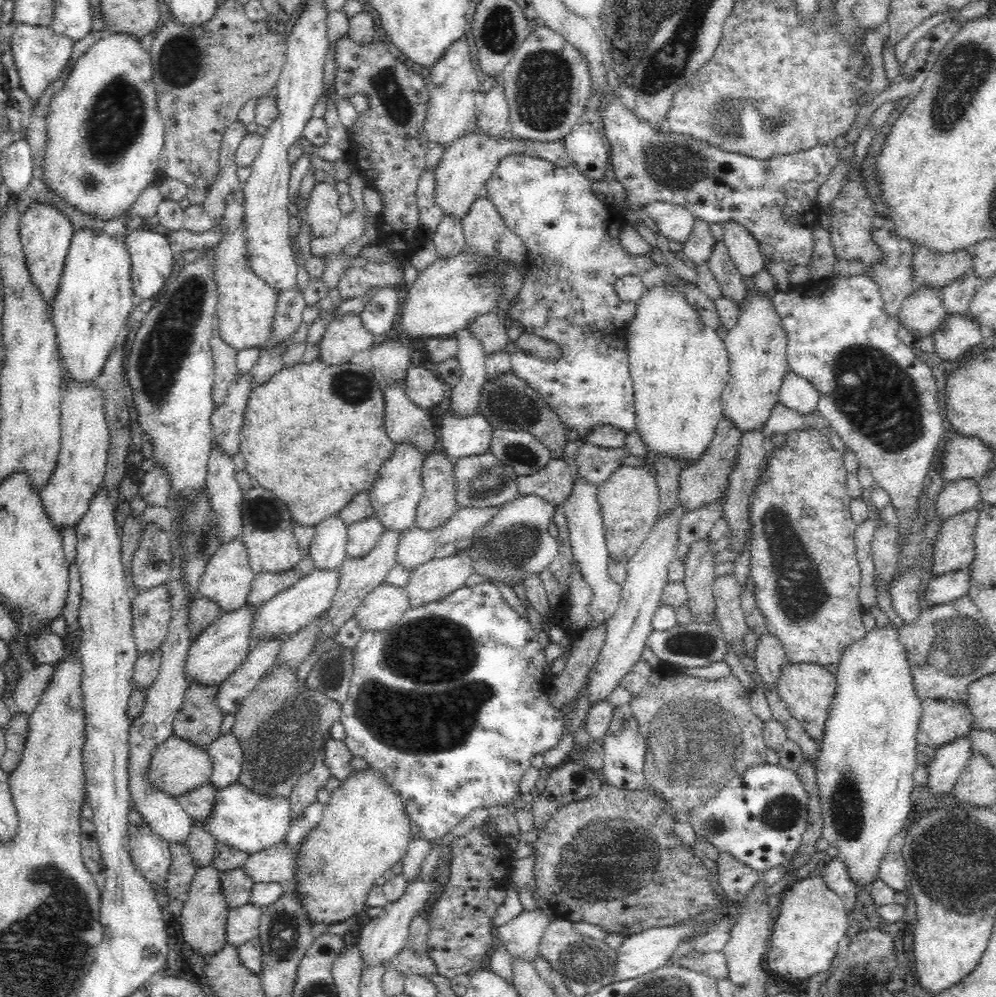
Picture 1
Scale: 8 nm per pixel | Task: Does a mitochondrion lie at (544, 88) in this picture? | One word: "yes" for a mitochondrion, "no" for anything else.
yes

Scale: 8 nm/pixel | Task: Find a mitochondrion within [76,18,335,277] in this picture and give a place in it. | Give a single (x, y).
(117, 119)

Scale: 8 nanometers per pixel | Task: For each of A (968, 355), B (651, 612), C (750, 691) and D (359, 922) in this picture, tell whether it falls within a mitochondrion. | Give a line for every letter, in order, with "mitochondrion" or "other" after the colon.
A: other
B: other
C: other
D: other

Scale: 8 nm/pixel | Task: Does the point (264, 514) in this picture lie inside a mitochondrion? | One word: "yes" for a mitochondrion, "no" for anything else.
yes

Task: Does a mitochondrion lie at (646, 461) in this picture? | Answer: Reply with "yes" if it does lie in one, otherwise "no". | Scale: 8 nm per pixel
no

